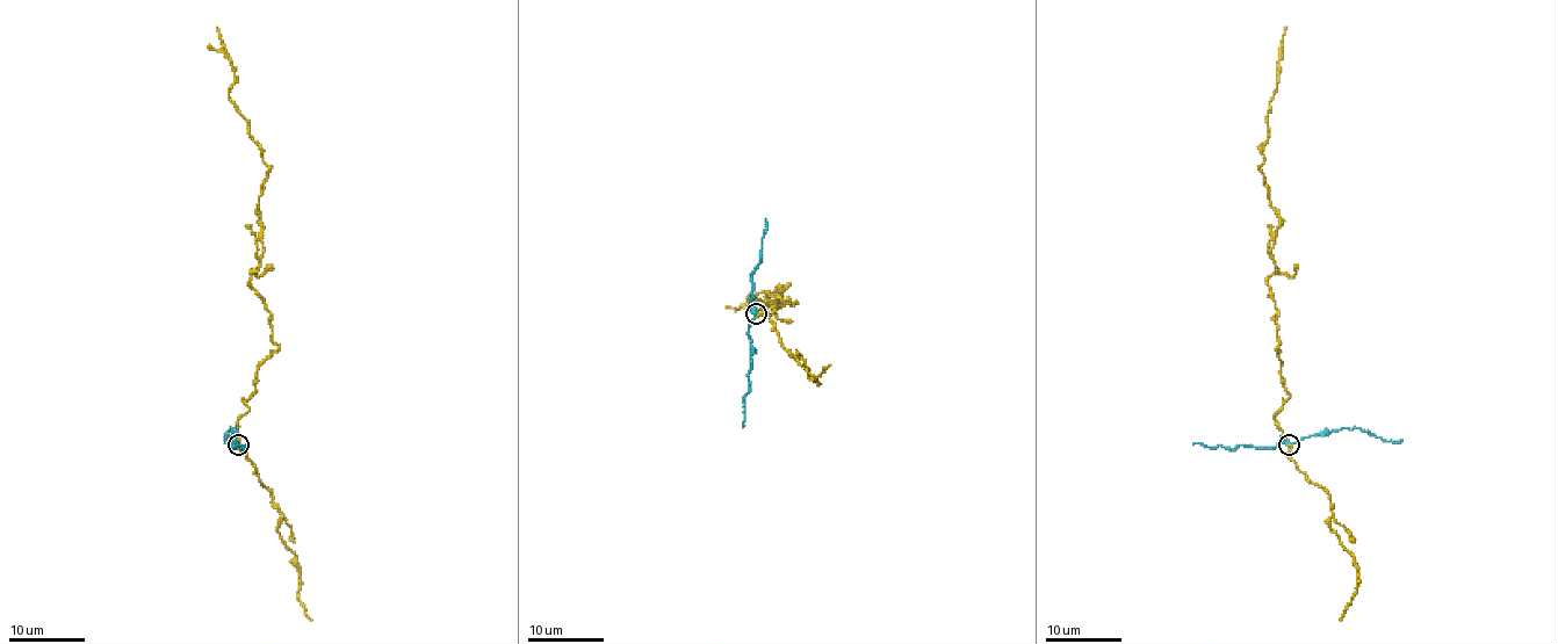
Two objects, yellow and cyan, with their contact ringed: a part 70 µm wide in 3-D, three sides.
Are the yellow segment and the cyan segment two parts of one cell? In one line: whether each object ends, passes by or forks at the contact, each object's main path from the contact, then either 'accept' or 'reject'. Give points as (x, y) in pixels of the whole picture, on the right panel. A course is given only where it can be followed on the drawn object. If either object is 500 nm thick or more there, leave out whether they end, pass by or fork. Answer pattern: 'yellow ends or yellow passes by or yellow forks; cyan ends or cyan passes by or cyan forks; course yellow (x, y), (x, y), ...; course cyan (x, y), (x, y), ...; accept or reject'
yellow passes by; cyan forks; course yellow (1288, 444), (1275, 418), (1290, 393), (1267, 283), (1275, 272), (1271, 253), (1278, 212), (1260, 166), (1286, 27); course cyan (1288, 444), (1343, 428), (1361, 428), (1387, 441), (1403, 439); reject

